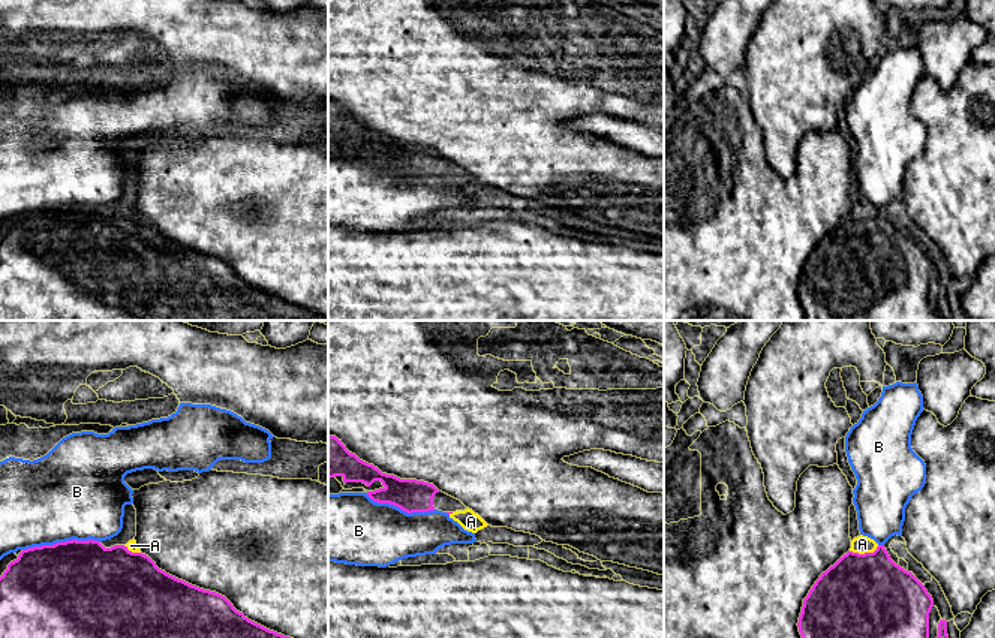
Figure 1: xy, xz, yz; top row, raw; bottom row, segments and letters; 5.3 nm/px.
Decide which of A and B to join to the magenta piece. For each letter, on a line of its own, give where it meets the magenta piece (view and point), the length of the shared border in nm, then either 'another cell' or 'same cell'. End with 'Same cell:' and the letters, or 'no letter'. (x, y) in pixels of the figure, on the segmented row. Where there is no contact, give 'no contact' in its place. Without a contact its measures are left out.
A: contact yz (865, 553); length 160 nm; same cell
B: contact xy (60, 542); length 420 nm; another cell
Same cell: A

